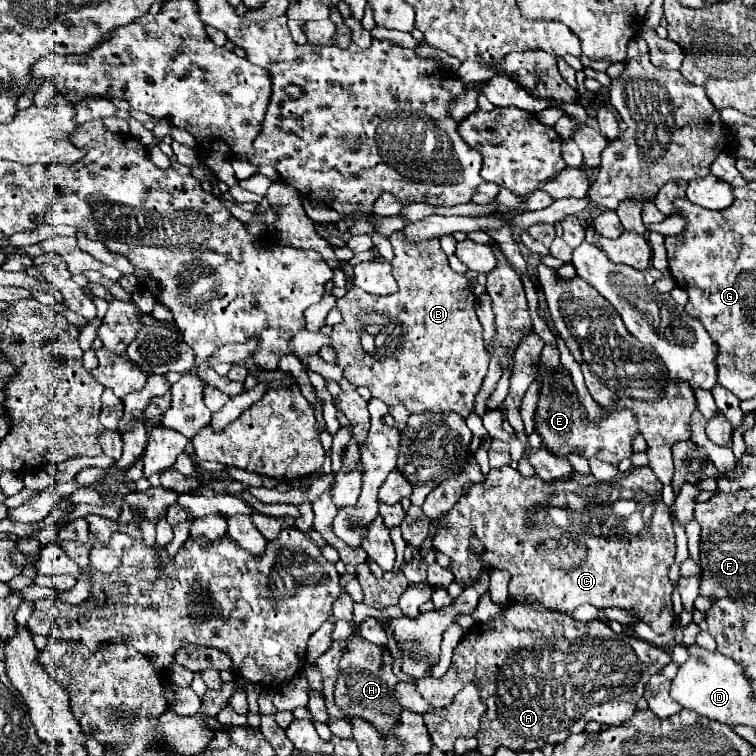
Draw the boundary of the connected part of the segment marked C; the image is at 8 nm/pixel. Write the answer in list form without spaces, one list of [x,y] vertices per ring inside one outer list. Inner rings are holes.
[[[498,467],[498,469],[490,469],[490,473],[486,475],[486,479],[482,483],[476,483],[468,495],[464,495],[460,499],[460,503],[456,503],[456,507],[444,515],[444,519],[440,519],[440,529],[438,529],[438,535],[434,537],[434,547],[448,555],[452,559],[452,573],[456,575],[456,581],[462,585],[462,587],[468,587],[470,581],[478,579],[482,569],[488,567],[488,569],[506,569],[510,575],[512,575],[512,581],[509,582],[509,595],[512,601],[540,601],[546,609],[550,611],[558,611],[558,613],[566,613],[566,615],[572,615],[572,611],[584,603],[588,605],[594,605],[598,609],[604,609],[604,607],[622,607],[622,609],[628,609],[630,613],[634,613],[640,621],[644,621],[646,625],[650,625],[654,629],[654,633],[662,635],[666,631],[670,631],[676,615],[674,615],[674,609],[672,609],[672,601],[670,601],[670,593],[672,593],[672,583],[668,579],[668,569],[670,565],[674,563],[674,555],[676,555],[676,541],[674,541],[674,531],[672,531],[672,519],[670,519],[670,509],[664,505],[662,501],[662,483],[656,479],[654,471],[650,467],[634,467],[634,487],[632,489],[626,489],[624,487],[624,479],[628,477],[630,473],[624,473],[624,475],[618,475],[614,481],[596,481],[592,475],[580,475],[580,473],[574,473],[574,479],[568,481],[568,483],[562,483],[562,481],[554,481],[554,483],[546,483],[538,477],[522,477],[516,469],[512,467]],[[622,493],[628,493],[628,495],[644,495],[644,515],[642,511],[638,511],[638,519],[630,521],[630,519],[618,519],[614,517],[612,513],[612,507],[616,501],[622,499]],[[472,535],[478,535],[478,539],[484,543],[486,551],[482,555],[474,555],[468,547],[468,541]]]

